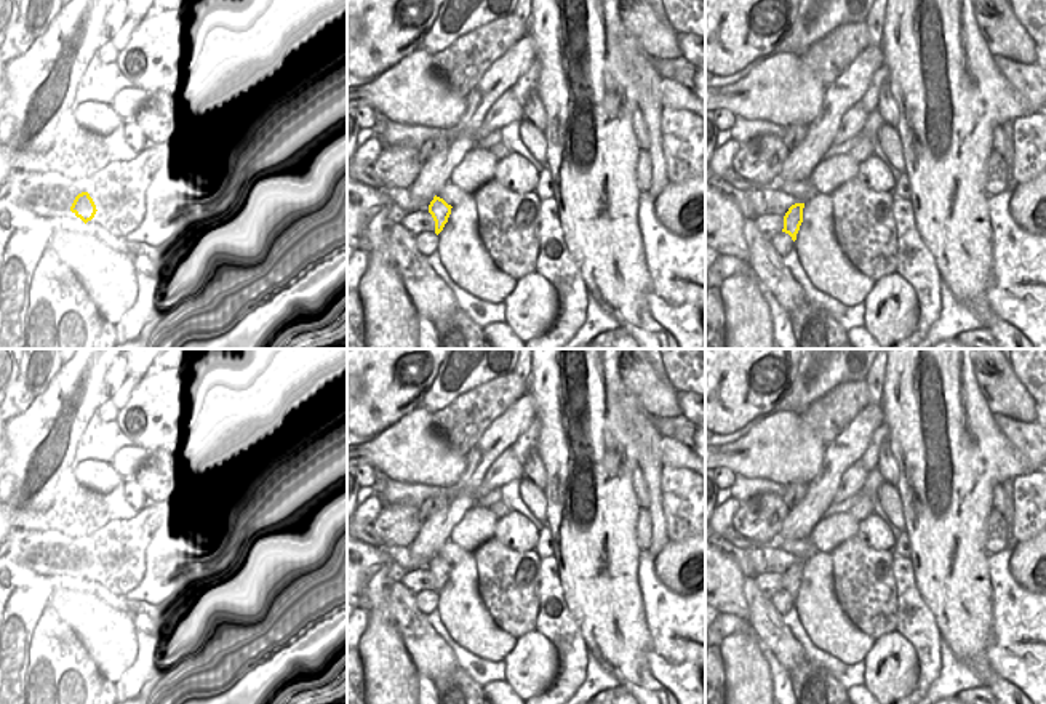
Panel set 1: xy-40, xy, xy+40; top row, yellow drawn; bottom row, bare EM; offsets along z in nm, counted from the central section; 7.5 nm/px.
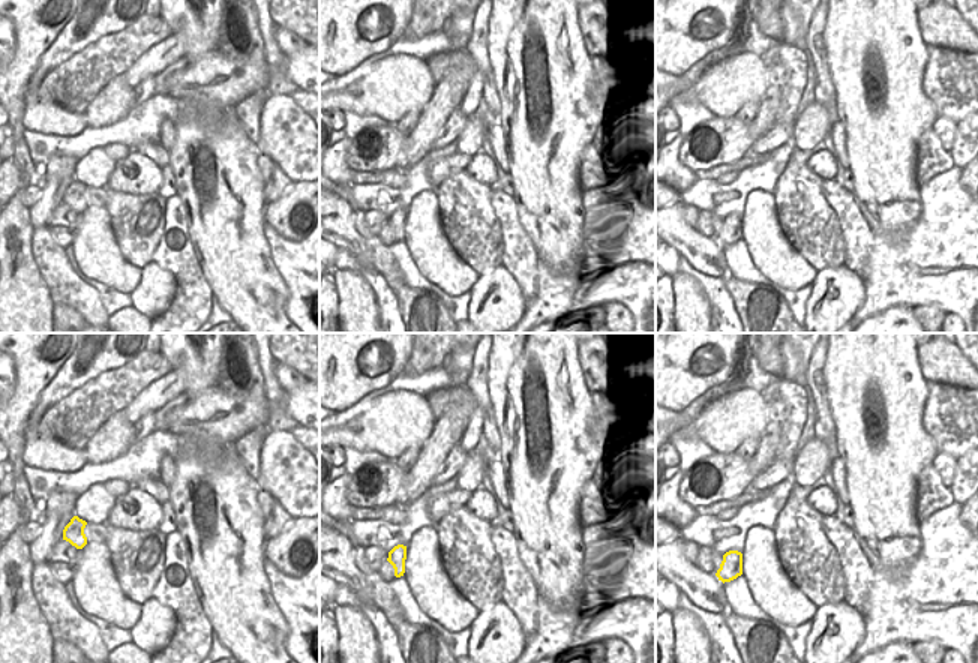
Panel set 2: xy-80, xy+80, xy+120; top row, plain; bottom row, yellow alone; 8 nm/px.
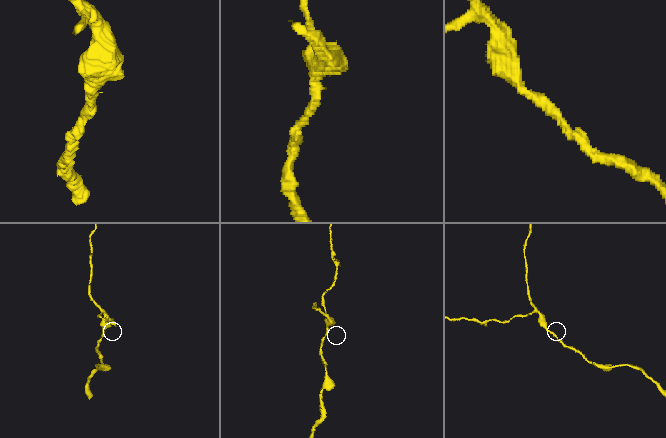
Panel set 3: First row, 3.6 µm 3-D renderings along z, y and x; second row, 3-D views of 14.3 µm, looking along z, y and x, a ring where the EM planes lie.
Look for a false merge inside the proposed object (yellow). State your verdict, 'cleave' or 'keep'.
keep

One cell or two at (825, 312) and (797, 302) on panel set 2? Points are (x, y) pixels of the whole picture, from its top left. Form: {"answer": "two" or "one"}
{"answer": "two"}

